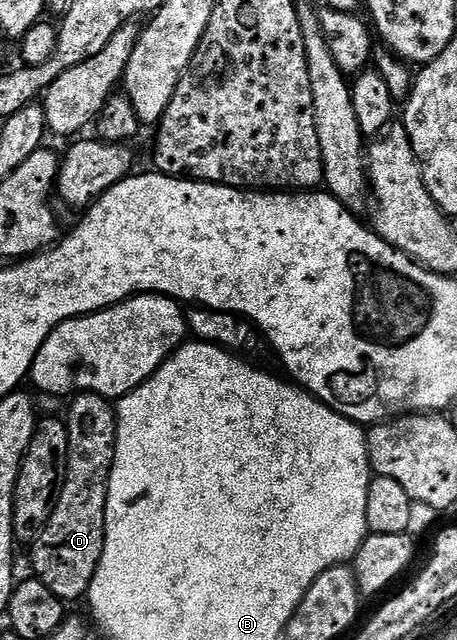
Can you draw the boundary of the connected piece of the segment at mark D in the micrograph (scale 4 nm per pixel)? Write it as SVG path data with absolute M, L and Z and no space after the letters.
M93 392L71 397L68 408L68 461L66 482L50 522L30 545L35 579L41 580L58 599L65 602L85 599L98 570L104 549L104 523L110 470L116 453L116 409L113 401Z

